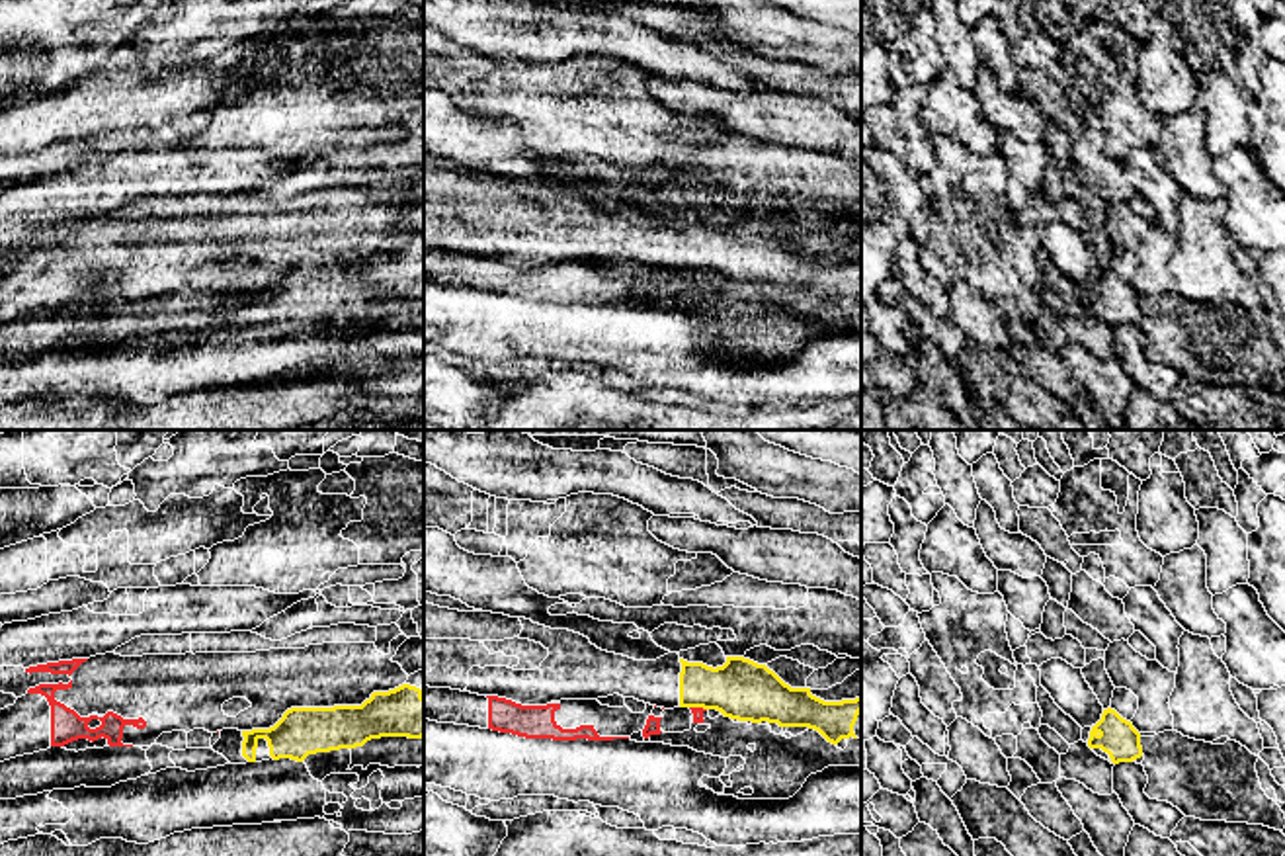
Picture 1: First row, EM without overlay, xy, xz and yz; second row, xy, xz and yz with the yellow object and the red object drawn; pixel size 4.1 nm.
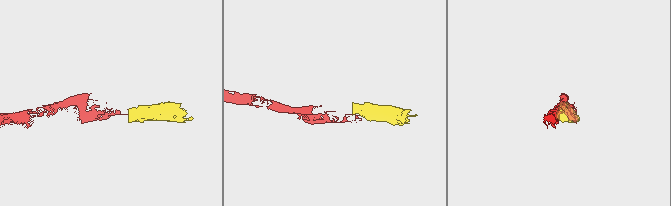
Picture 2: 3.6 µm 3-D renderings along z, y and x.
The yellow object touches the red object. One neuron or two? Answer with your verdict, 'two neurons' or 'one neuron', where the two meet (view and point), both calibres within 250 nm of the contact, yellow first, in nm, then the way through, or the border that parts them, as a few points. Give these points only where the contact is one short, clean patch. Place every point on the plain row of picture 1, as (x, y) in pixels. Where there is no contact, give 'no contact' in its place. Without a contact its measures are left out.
two neurons; meets yellow in xz at (698, 268); 240 nm thick on the yellow side, 50 nm on the other; border along xz (690, 268), (705, 272)

